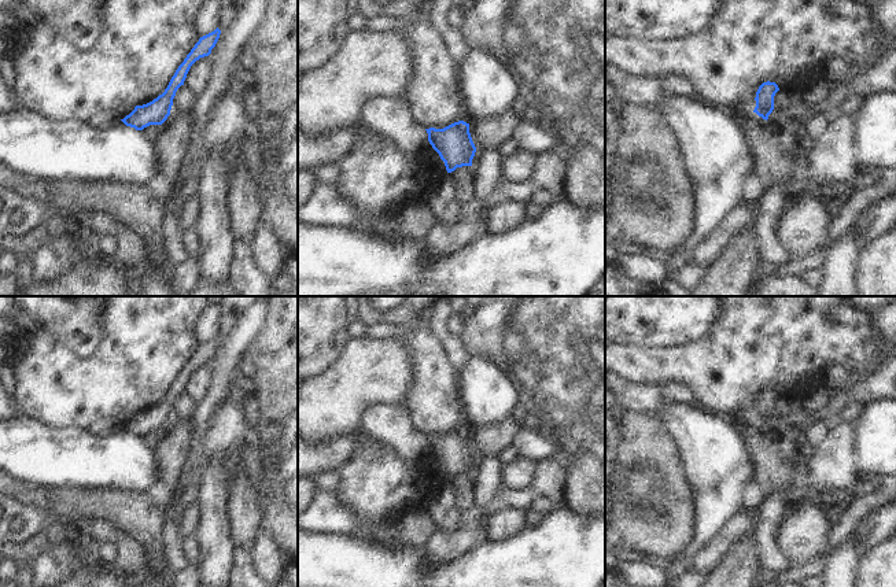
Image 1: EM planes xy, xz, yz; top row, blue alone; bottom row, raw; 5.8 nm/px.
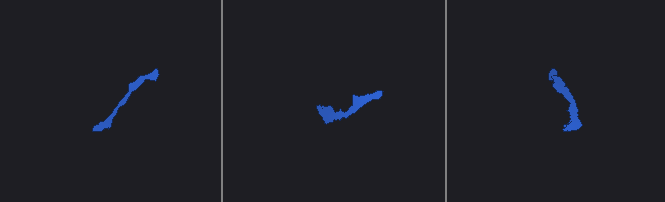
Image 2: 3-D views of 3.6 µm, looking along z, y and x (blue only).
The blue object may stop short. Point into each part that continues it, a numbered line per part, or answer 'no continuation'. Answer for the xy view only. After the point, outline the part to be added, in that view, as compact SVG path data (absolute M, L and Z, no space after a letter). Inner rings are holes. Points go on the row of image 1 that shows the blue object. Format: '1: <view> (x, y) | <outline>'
no continuation

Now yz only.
no continuation

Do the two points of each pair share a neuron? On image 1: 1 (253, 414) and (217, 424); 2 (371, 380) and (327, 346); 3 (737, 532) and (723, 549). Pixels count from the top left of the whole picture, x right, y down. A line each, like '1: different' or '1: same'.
1: different
2: different
3: same

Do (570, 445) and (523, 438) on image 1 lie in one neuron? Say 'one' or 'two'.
two

